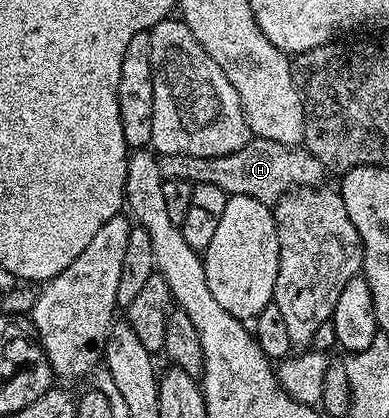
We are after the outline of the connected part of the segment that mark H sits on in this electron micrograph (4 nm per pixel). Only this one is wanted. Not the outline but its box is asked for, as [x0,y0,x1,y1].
[158,139,325,206]

